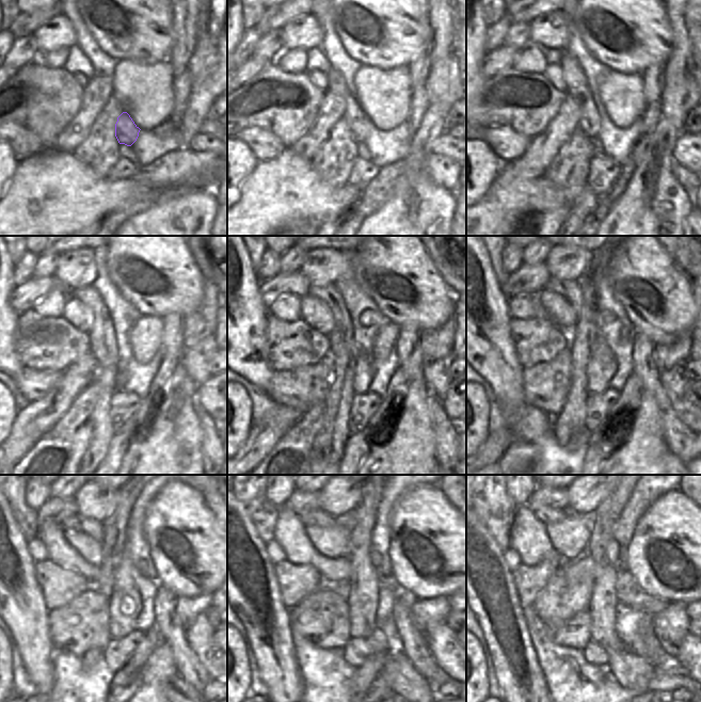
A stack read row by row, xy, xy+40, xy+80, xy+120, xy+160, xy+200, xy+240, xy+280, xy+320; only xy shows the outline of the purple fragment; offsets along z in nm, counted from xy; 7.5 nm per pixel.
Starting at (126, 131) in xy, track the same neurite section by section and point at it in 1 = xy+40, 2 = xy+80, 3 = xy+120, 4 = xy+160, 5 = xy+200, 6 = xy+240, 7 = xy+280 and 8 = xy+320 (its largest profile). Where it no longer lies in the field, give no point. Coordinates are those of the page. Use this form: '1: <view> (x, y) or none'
1: xy+40 (359, 124)
2: xy+80 (578, 89)
3: xy+120 (101, 333)
4: xy+160 (341, 333)
5: xy+200 (587, 323)
6: xy+240 (94, 528)
7: xy+280 (318, 517)
8: xy+320 (546, 514)

